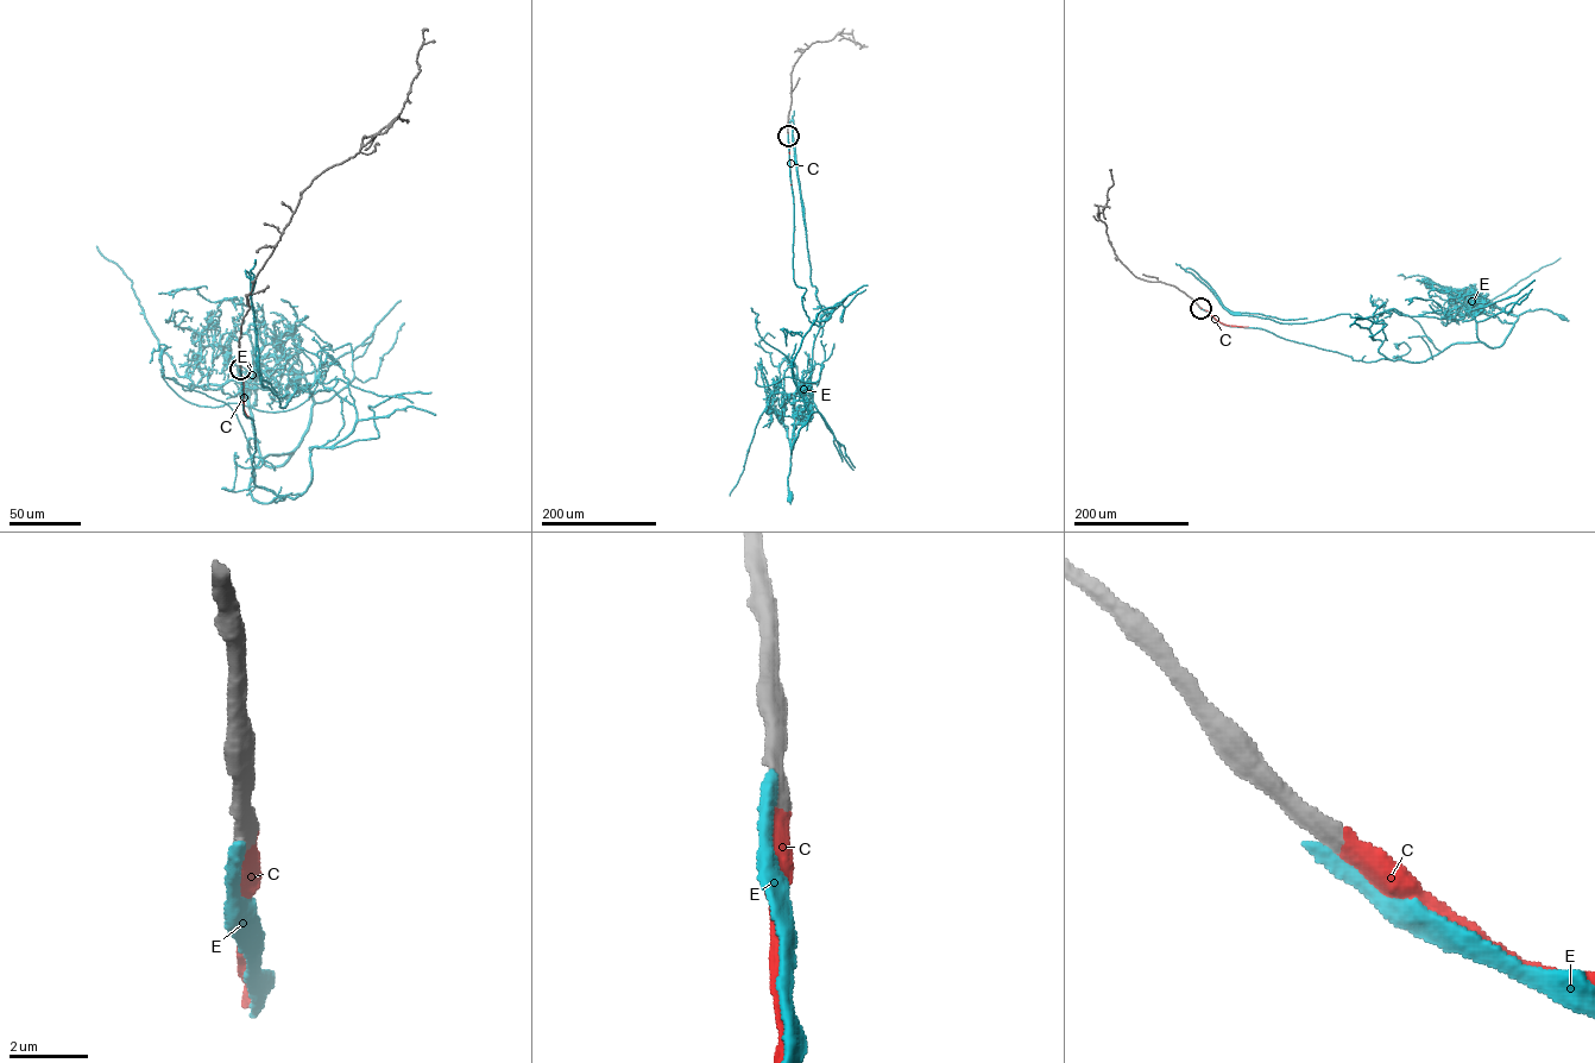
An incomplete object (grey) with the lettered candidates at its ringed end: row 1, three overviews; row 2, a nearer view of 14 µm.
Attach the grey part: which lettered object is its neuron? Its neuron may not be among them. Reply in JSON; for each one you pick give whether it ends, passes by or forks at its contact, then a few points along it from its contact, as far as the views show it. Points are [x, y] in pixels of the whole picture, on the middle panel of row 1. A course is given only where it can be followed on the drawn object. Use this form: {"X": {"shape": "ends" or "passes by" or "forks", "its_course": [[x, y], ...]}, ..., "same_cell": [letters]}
{"C": {"shape": "ends", "its_course": [[788, 136], [790, 184]]}, "same_cell": ["C"]}

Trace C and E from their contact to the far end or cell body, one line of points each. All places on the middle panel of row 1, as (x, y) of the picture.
C: (788, 136), (790, 184)
E: (788, 136), (793, 276), (806, 289), (802, 304), (812, 324), (792, 366), (809, 414), (792, 448), (790, 497)

